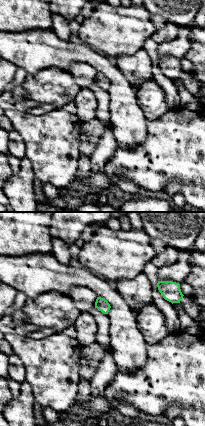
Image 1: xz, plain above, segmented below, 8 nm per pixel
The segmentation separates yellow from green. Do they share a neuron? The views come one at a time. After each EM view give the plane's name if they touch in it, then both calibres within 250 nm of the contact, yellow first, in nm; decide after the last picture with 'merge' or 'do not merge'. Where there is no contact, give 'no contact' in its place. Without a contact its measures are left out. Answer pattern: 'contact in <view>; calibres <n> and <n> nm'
no contact

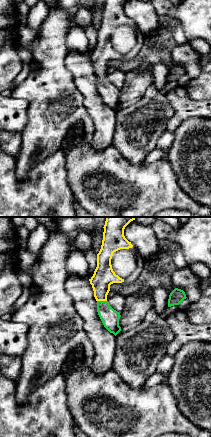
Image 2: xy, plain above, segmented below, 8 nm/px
contact in xy; calibres 170 and 140 nm

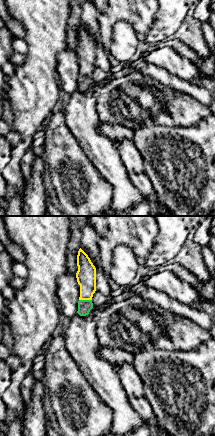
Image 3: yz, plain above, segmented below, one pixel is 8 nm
contact in yz; calibres 160 and 110 nm

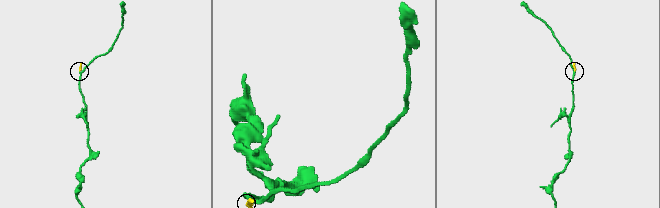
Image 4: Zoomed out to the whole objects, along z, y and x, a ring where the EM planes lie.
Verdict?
merge

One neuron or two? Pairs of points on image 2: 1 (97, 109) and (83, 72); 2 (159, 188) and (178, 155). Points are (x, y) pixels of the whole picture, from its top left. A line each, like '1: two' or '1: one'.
1: one
2: two

